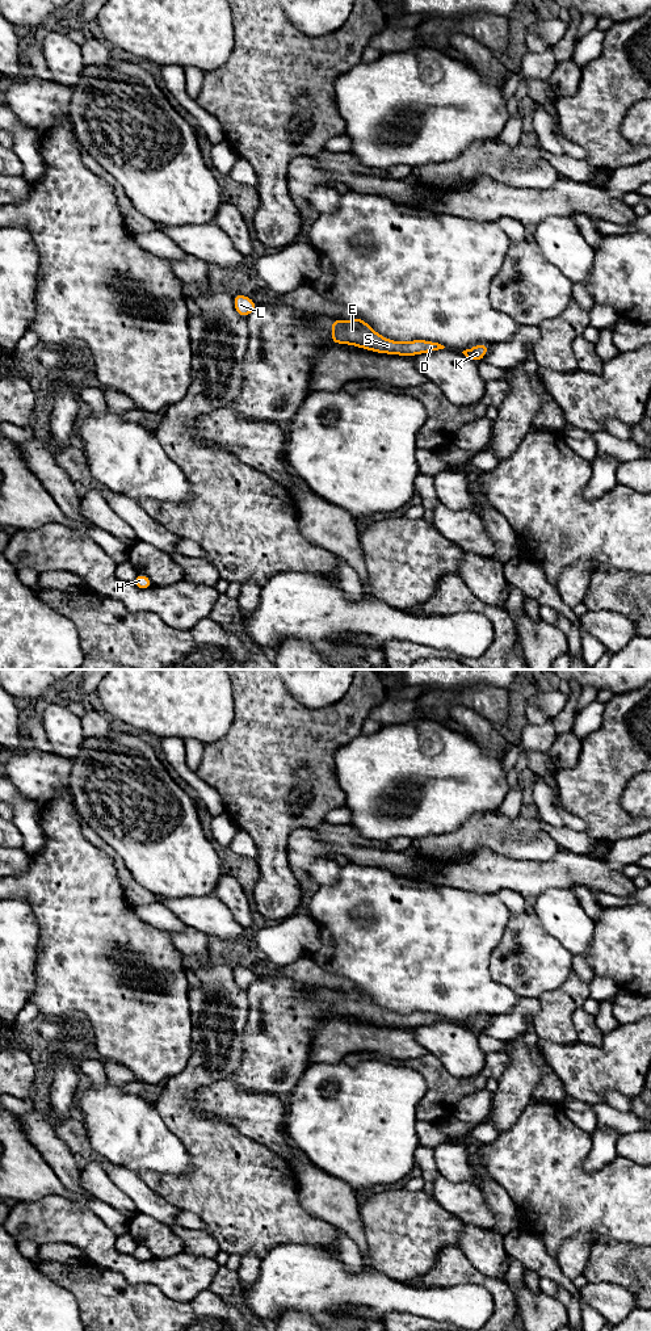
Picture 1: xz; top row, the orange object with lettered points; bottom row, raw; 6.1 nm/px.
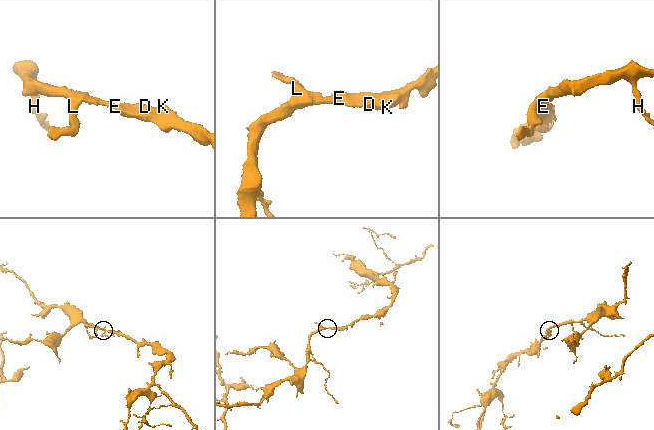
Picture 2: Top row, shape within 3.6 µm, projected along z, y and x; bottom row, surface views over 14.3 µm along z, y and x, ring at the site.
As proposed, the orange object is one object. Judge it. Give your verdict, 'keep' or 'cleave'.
keep

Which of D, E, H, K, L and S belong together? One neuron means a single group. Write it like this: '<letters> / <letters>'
D E H K L S

